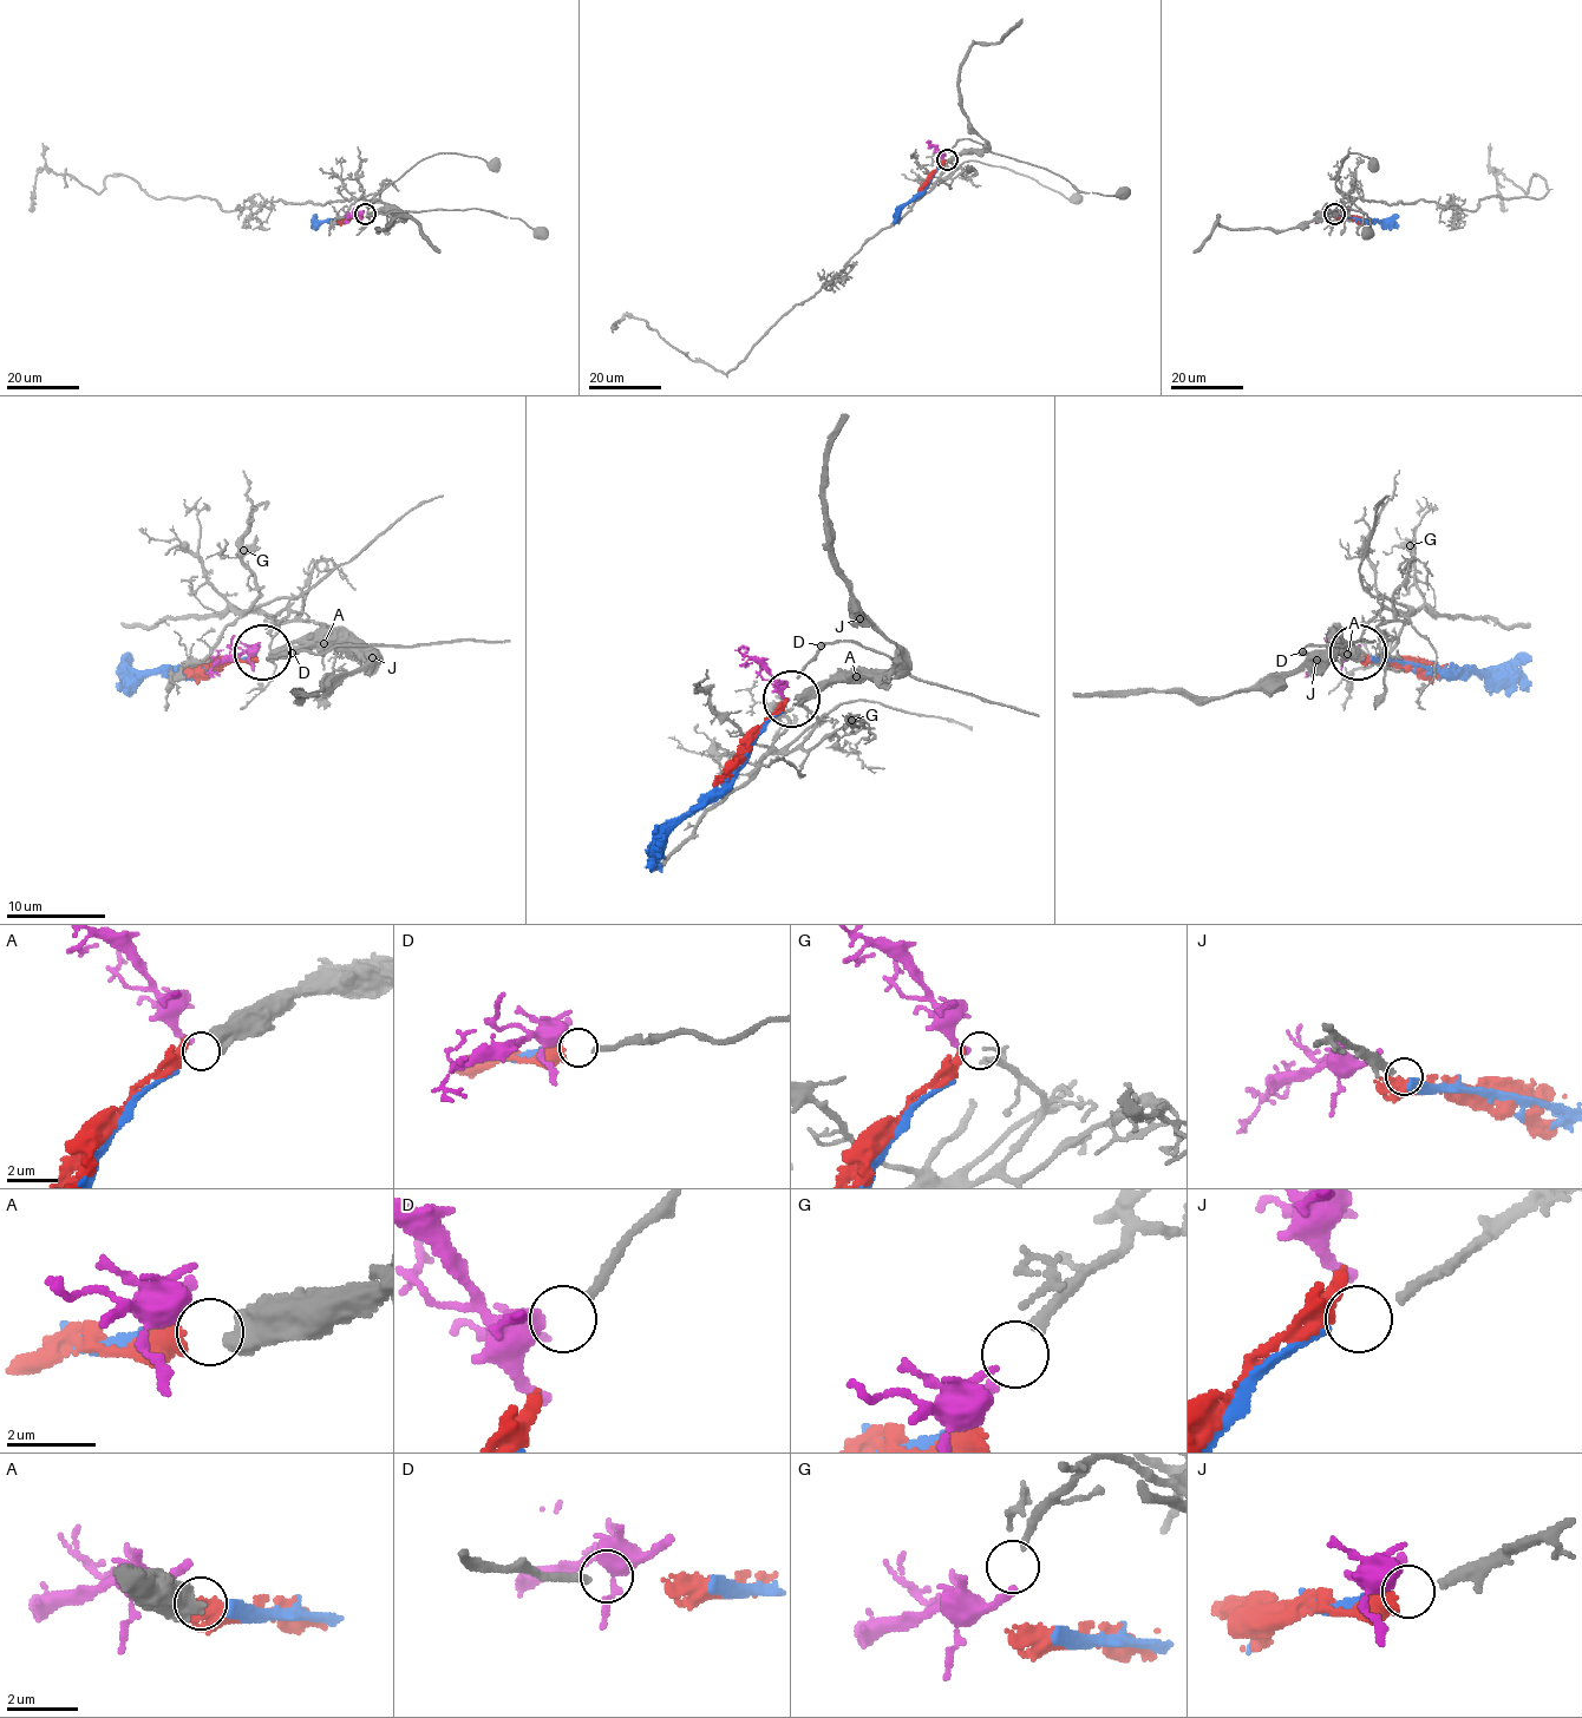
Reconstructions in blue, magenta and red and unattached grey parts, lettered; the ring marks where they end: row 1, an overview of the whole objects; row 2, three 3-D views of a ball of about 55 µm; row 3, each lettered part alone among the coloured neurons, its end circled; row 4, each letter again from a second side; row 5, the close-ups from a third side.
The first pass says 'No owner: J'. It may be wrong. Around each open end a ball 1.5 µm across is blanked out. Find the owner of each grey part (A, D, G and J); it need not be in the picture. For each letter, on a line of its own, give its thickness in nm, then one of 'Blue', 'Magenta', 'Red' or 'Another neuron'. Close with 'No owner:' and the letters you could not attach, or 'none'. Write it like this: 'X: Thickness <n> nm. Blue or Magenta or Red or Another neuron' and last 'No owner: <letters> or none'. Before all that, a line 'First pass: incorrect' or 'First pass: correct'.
First pass: incorrect
A: Thickness 700 nm. Red
D: Thickness 240 nm. Another neuron
G: Thickness 160 nm. Magenta
J: Thickness 280 nm. Blue
No owner: D

